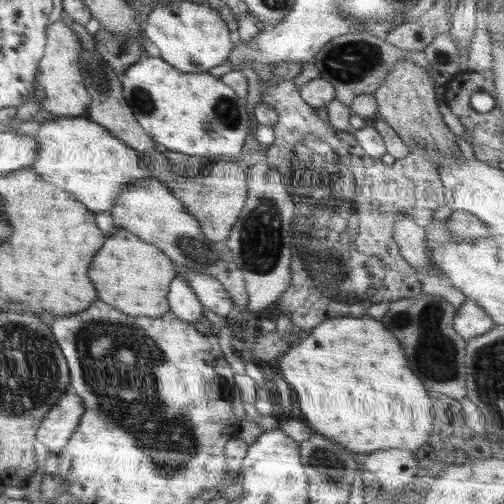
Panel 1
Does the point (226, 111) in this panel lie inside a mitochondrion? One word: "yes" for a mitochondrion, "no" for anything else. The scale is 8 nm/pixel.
yes

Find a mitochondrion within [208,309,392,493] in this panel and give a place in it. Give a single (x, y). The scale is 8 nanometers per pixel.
(331, 468)

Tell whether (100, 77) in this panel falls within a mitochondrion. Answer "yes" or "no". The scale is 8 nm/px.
yes

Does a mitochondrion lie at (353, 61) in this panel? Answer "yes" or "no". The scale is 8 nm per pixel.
yes

